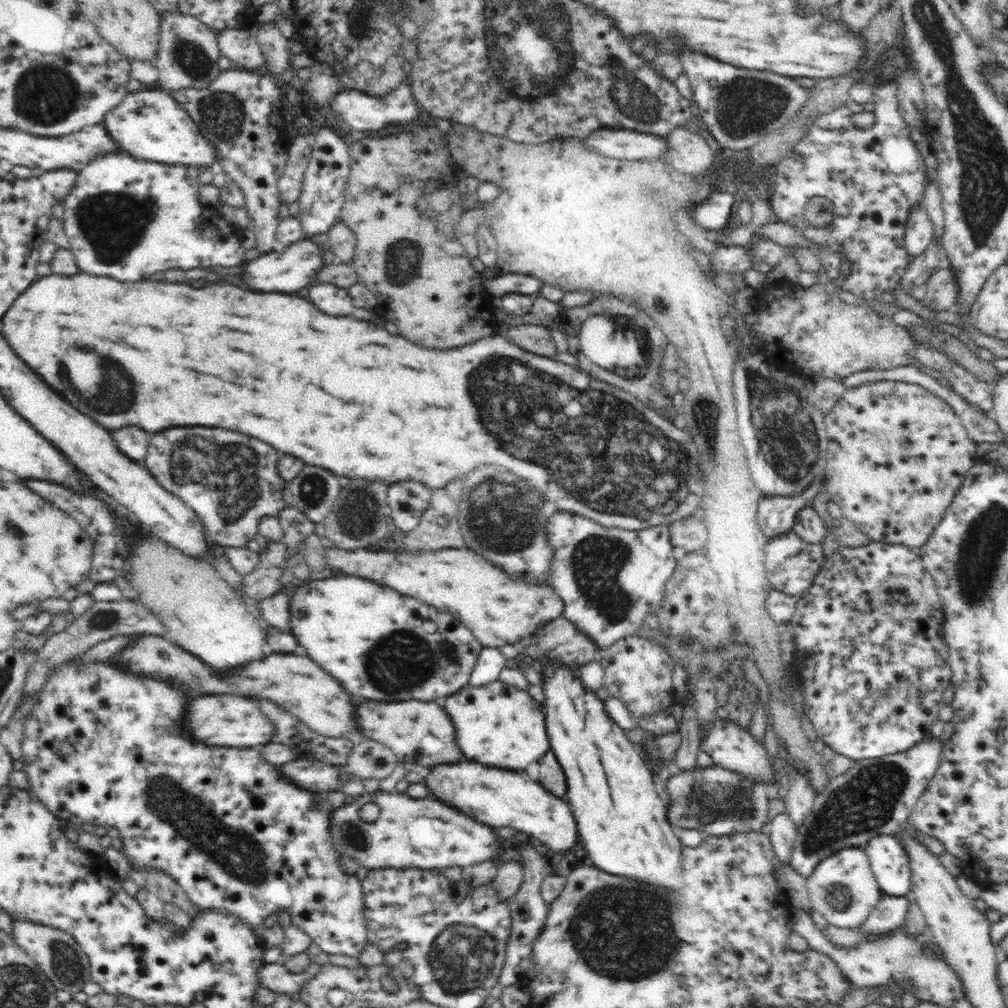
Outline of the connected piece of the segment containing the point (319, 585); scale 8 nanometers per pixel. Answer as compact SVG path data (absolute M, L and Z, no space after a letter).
M356 576L312 580L298 586L289 602L290 628L298 644L350 694L384 702L436 700L470 687L470 675L482 646L455 616Z

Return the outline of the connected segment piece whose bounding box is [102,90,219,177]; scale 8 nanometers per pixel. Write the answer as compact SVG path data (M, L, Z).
M162 90L129 92L118 106L104 115L103 121L111 139L134 158L190 165L200 169L204 177L219 171L215 148L202 136L198 125L171 93Z

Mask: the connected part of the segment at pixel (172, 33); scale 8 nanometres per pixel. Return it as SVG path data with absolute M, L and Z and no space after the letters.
M180 12L162 13L160 24L159 47L154 56L159 74L158 84L170 92L190 87L209 87L222 71L218 67L218 58L222 54L216 40L216 32L196 17Z

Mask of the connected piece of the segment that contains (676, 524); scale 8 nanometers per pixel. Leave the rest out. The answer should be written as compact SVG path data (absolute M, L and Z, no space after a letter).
M690 516L672 521L669 526L670 543L680 555L704 548L708 532L702 519L696 520L695 516Z

